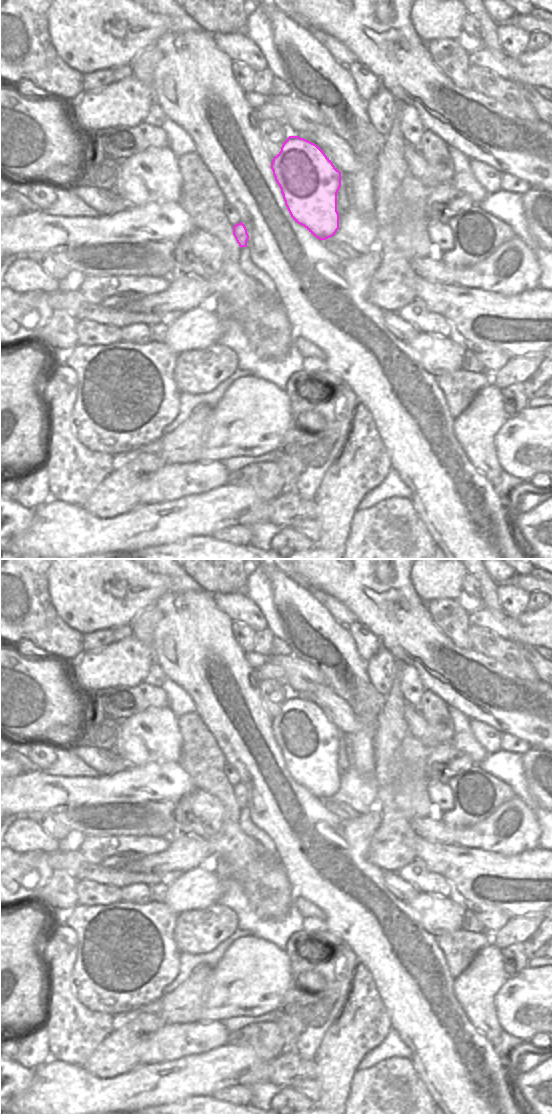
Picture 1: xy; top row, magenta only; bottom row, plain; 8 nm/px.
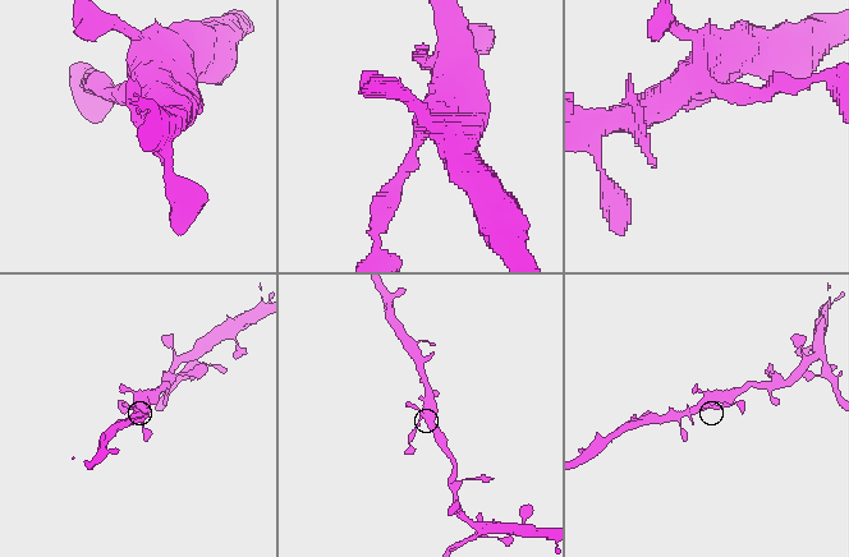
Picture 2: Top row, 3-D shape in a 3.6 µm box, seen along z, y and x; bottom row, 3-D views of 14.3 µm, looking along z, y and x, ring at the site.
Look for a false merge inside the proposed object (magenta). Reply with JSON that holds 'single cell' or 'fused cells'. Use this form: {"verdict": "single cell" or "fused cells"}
{"verdict": "single cell"}

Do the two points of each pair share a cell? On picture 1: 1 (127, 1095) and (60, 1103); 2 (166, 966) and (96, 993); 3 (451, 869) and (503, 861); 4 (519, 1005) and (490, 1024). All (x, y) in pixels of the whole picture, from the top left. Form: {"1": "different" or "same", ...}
{"1": "same", "2": "same", "3": "same", "4": "different"}

